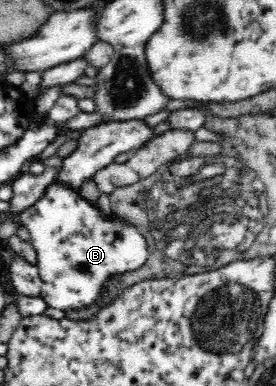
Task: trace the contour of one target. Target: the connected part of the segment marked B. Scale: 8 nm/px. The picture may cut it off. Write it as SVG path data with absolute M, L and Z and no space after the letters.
M54 179L46 191L42 194L42 197L38 198L38 201L19 213L20 215L20 225L26 227L28 232L30 232L30 243L35 249L37 262L35 266L38 268L38 273L40 278L42 278L42 287L41 287L41 297L46 301L48 307L52 309L61 309L70 314L79 314L82 309L85 307L90 307L93 303L96 303L100 297L101 293L105 289L106 282L115 278L116 276L122 277L126 272L136 271L141 269L145 265L145 261L149 259L149 248L148 244L145 241L145 235L137 229L137 226L132 225L129 221L121 219L121 217L116 217L113 213L105 214L97 206L96 201L88 201L85 197L82 197L78 191L70 189L63 181L59 179Z

